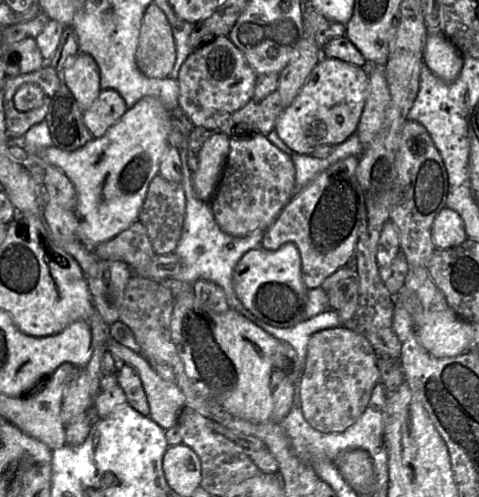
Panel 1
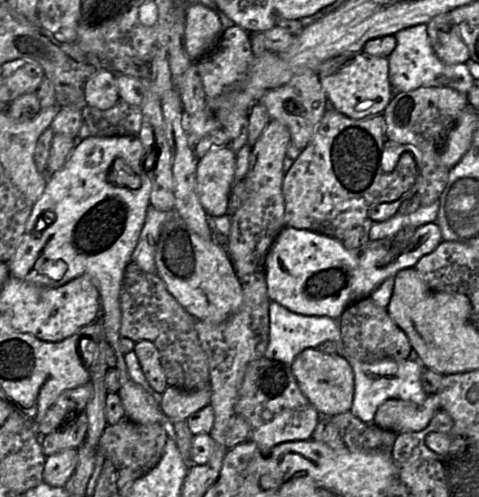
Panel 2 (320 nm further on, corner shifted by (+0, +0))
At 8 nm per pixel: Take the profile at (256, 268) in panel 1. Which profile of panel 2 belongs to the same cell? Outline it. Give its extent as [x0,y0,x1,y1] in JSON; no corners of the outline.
[266,222,441,319]

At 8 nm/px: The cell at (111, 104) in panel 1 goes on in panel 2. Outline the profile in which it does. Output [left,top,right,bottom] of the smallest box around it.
[85,66,119,110]

